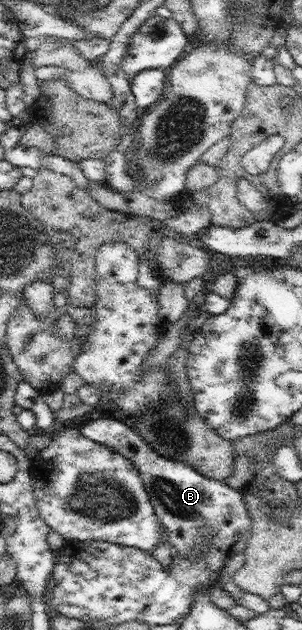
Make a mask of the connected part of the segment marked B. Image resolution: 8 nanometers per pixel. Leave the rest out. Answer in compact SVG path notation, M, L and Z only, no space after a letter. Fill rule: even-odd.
M100 417L82 425L82 432L85 437L91 438L94 442L107 446L110 450L122 454L124 458L133 462L133 465L139 470L142 482L150 496L153 509L156 516L163 524L163 528L168 531L169 541L175 548L178 556L187 557L191 555L193 546L197 541L197 536L202 529L208 527L213 530L213 539L209 542L209 548L203 552L207 567L213 572L211 576L212 585L218 584L222 568L226 566L228 558L234 554L244 552L248 539L253 533L253 522L251 514L247 509L243 489L232 488L225 481L217 481L216 479L207 478L194 470L188 463L180 461L166 460L160 454L156 454L156 450L133 429L130 422L120 421L111 417Z

